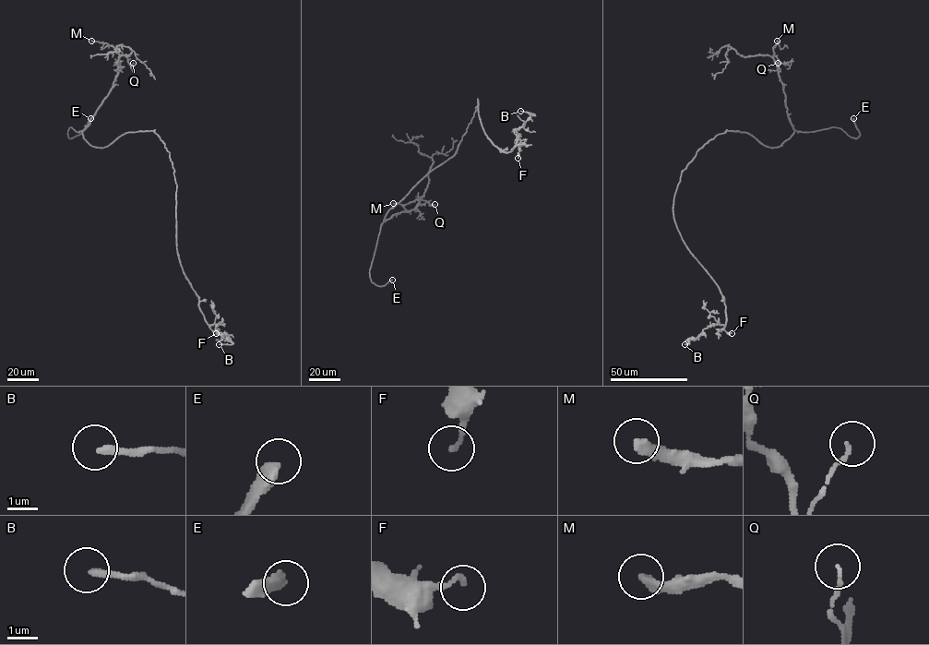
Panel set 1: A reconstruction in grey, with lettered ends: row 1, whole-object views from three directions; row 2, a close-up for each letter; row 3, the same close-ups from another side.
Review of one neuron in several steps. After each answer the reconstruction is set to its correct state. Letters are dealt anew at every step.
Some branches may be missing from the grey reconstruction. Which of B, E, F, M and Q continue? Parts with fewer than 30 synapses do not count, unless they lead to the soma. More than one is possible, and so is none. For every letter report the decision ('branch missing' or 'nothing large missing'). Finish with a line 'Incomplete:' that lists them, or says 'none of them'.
B: nothing large missing
E: branch missing
F: nothing large missing
M: nothing large missing
Q: nothing large missing
Incomplete: E

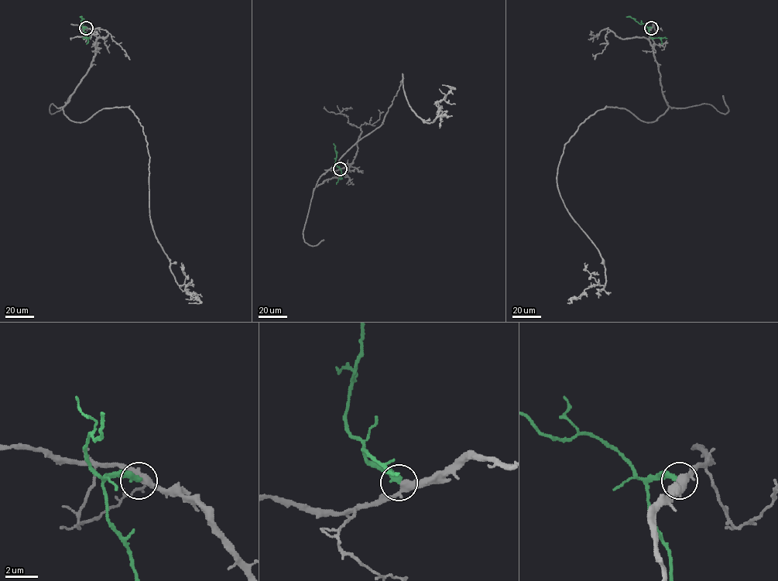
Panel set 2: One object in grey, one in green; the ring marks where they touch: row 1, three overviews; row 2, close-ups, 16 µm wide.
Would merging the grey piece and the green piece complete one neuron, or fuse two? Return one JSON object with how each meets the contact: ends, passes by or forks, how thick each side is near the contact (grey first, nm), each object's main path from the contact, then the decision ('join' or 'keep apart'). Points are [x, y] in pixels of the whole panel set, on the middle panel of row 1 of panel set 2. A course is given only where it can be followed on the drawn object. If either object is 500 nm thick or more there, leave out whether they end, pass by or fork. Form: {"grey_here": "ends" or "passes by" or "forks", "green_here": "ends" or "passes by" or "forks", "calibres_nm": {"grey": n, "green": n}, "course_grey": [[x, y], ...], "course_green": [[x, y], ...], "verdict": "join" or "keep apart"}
{"grey_here": "passes by", "green_here": "ends", "calibres_nm": {"grey": 380, "green": 320}, "course_grey": [[340, 169], [350, 166], [317, 186], [382, 124], [402, 74], [423, 122], [454, 87], [442, 84]], "course_green": [[340, 169], [337, 165], [341, 176], [336, 184]], "verdict": "join"}

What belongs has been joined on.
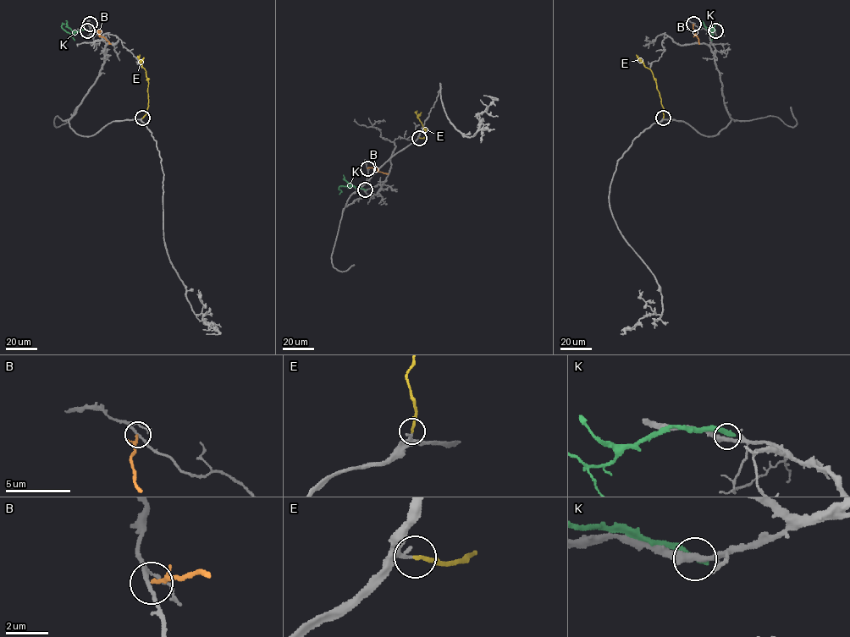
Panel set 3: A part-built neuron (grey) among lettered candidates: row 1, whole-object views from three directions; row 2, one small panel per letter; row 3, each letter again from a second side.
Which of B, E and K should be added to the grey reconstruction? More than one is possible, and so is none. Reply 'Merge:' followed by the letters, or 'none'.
Merge: E

